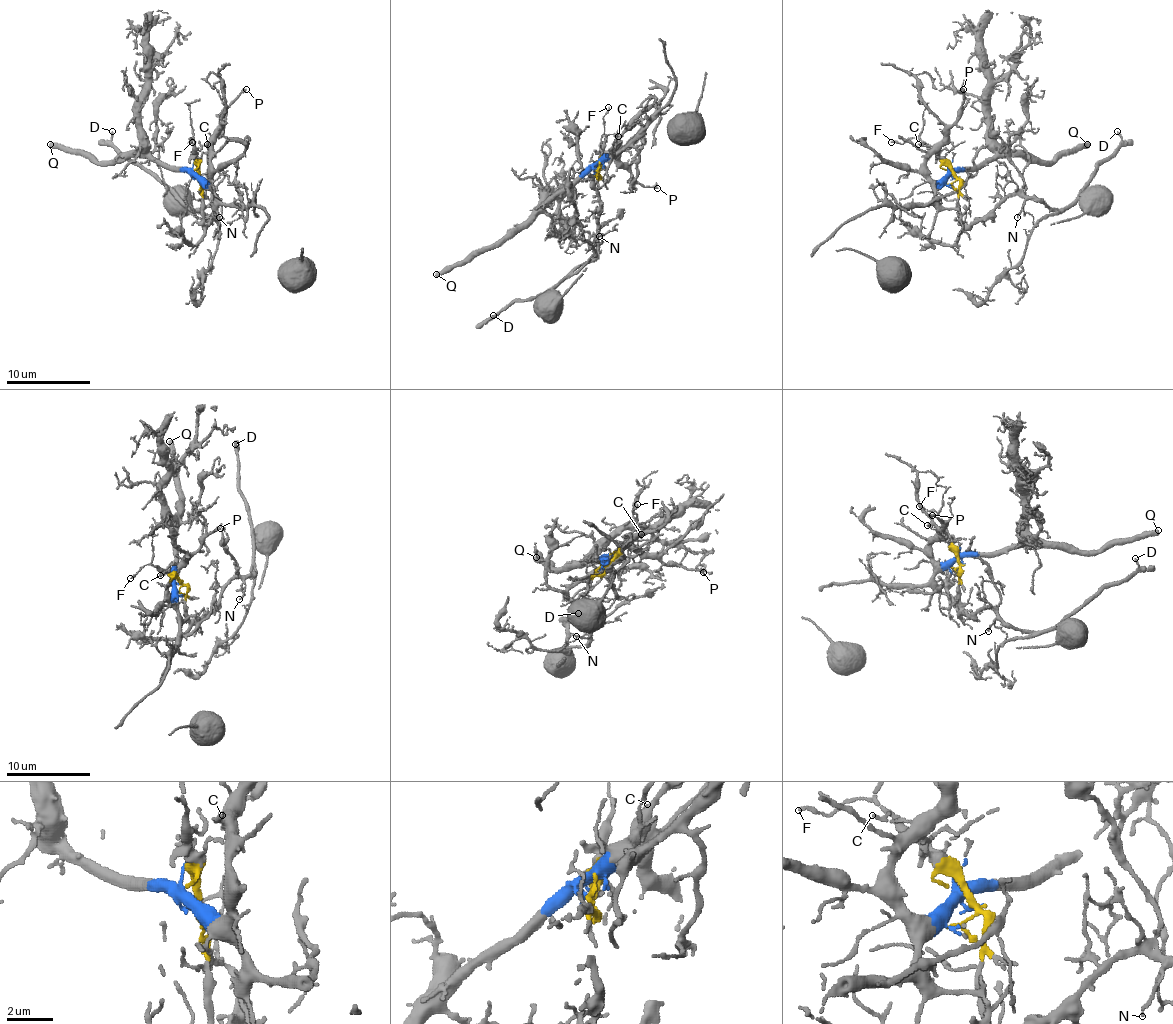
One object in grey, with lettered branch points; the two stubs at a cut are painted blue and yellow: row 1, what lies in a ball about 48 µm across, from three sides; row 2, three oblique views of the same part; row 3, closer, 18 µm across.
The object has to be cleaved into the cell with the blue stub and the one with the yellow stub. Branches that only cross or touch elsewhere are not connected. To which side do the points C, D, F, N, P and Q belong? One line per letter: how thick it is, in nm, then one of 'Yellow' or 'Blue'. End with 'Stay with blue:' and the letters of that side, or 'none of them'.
C: Thickness 130 nm. Blue
D: Thickness 150 nm. Yellow
F: Thickness 140 nm. Yellow
N: Thickness 90 nm. Yellow
P: Thickness 220 nm. Blue
Q: Thickness 480 nm. Blue
Stay with blue: C, P, Q

